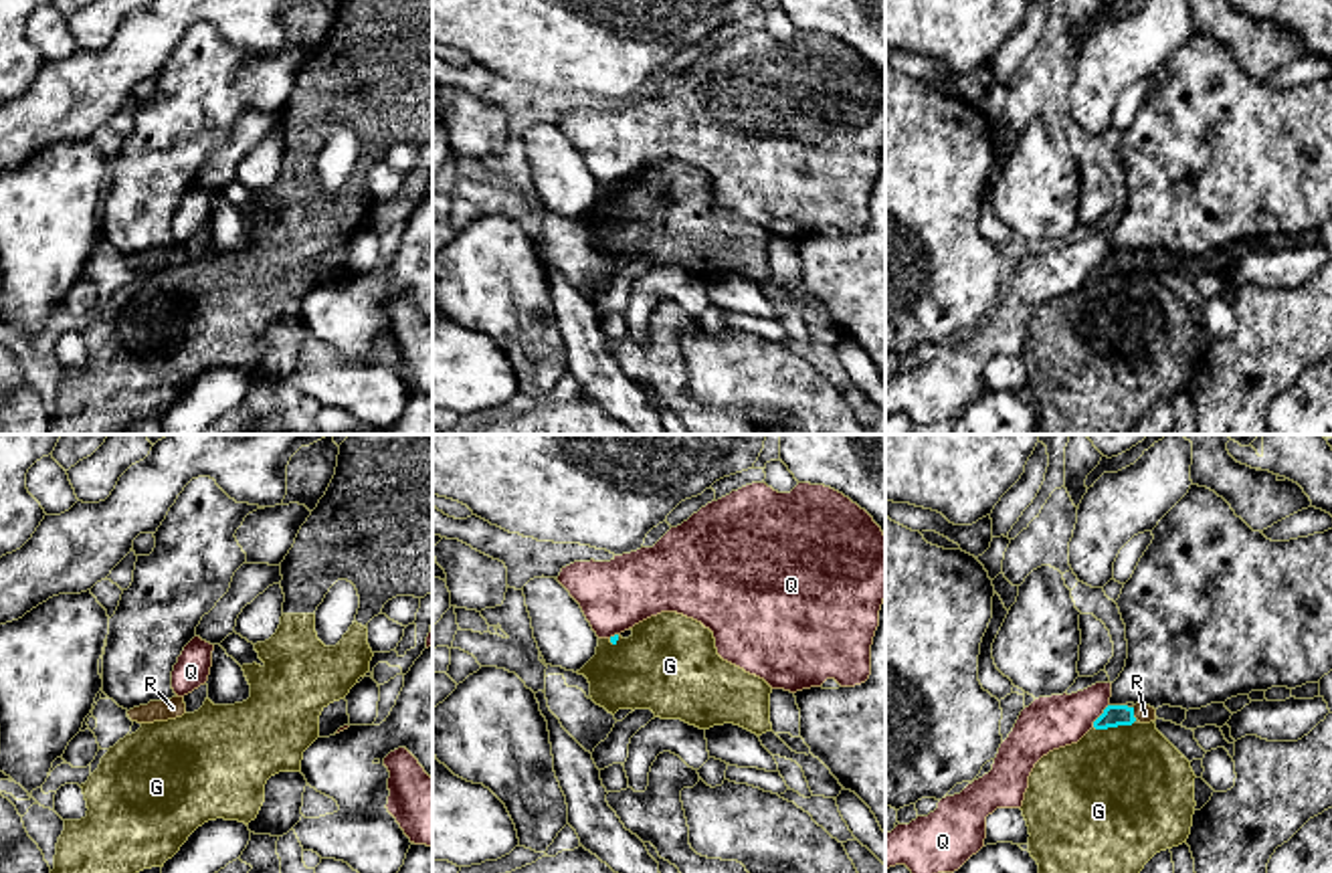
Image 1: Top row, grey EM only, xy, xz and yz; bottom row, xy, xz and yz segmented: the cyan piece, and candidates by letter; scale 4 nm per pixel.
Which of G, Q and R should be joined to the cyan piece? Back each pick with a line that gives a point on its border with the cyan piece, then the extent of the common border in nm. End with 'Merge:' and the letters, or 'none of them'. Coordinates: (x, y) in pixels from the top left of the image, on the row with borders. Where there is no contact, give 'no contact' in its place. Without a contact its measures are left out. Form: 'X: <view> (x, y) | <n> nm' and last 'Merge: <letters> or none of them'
R: yz (1132, 714) | 50 nm
Merge: R

